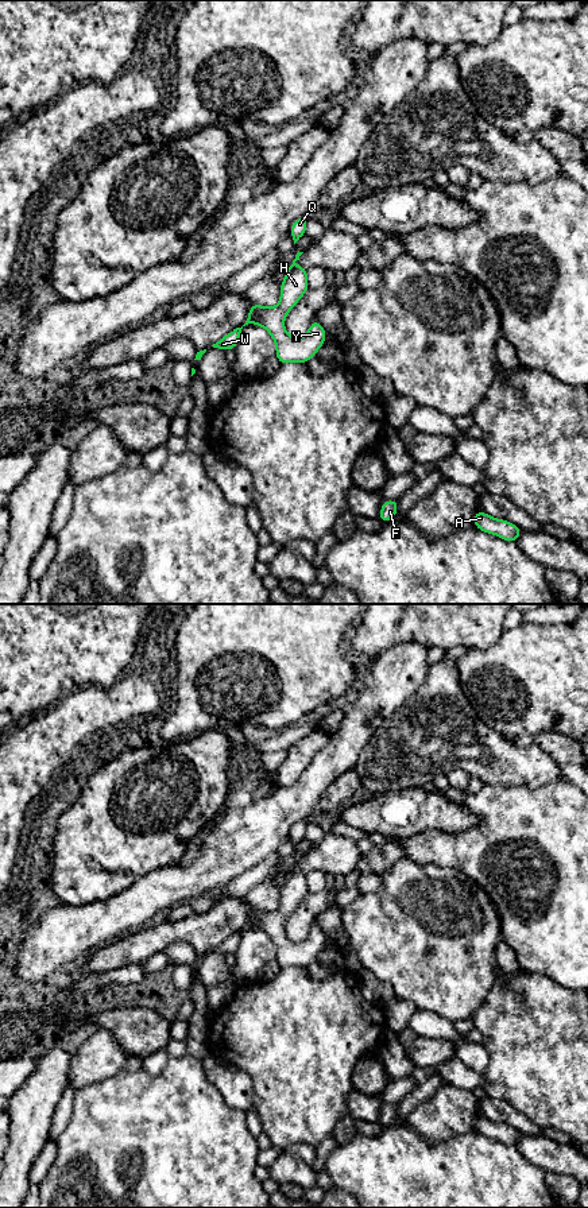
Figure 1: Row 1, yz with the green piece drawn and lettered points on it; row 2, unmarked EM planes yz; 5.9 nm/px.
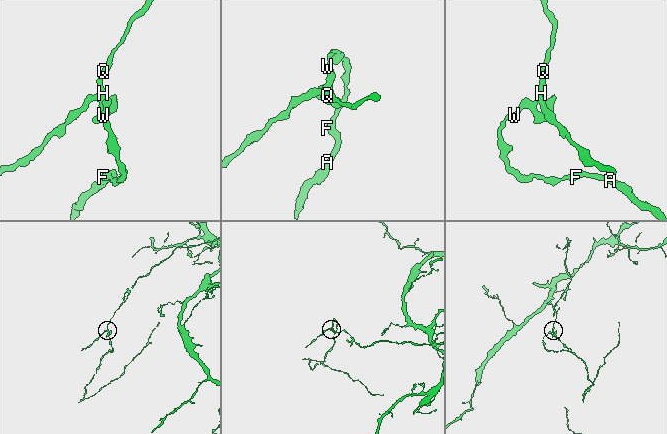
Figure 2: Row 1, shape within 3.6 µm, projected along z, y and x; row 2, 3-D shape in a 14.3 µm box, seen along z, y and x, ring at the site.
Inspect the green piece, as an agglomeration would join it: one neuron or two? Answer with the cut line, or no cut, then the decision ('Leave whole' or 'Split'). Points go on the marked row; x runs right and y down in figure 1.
No split. Leave whole

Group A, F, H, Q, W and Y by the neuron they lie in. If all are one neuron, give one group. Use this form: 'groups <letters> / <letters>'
groups A F H Q W Y

